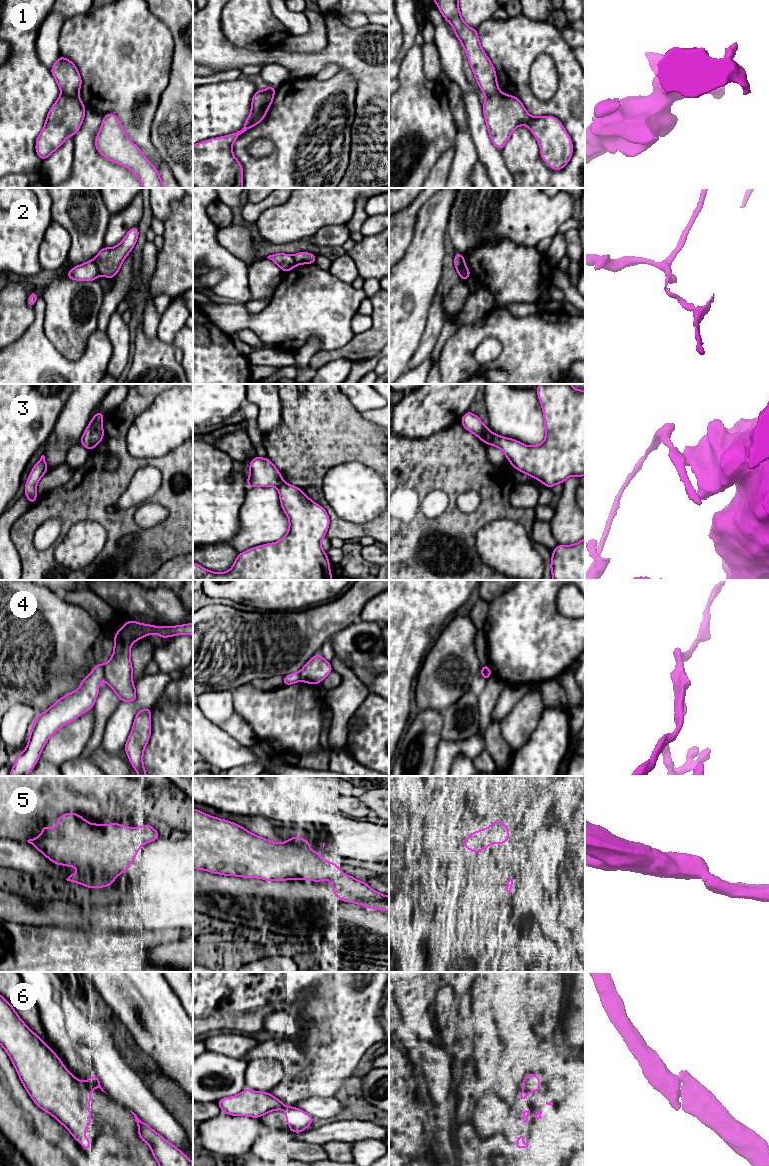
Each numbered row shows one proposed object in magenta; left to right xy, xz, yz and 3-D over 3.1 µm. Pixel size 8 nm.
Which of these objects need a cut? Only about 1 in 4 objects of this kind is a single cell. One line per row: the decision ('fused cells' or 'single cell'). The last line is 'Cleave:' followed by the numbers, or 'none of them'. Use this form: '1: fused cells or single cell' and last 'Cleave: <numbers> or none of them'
1: fused cells
2: fused cells
3: fused cells
4: fused cells
5: single cell
6: fused cells
Cleave: 1, 2, 3, 4, 6

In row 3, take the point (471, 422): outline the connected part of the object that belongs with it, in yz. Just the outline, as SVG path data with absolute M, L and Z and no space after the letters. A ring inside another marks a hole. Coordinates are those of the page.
M468 410L464 414L460 422L466 430L472 432L484 443L489 445L491 441L491 431L482 423L482 421L477 415L473 414Z

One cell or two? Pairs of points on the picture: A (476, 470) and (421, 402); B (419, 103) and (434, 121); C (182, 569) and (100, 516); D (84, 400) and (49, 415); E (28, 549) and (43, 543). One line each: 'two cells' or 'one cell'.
A: two cells
B: one cell
C: two cells
D: two cells
E: two cells

